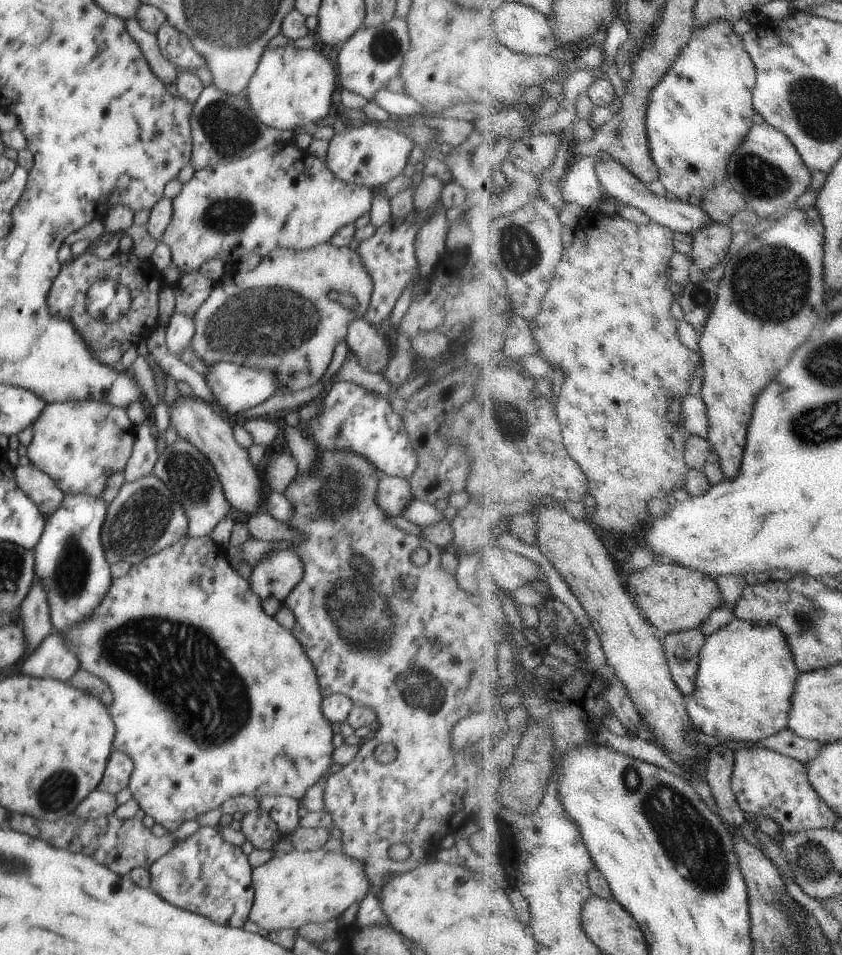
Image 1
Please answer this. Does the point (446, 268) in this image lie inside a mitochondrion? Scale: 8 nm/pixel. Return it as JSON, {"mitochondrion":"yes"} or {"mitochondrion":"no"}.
{"mitochondrion":"no"}

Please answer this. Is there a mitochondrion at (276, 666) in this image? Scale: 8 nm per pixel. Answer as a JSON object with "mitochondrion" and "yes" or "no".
{"mitochondrion":"no"}

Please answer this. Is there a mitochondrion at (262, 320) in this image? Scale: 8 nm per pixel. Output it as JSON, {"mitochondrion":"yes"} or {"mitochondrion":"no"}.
{"mitochondrion":"yes"}

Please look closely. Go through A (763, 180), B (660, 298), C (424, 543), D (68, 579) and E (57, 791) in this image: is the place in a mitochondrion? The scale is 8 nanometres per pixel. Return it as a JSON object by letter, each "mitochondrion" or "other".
{"A":"mitochondrion","B":"other","C":"other","D":"mitochondrion","E":"mitochondrion"}

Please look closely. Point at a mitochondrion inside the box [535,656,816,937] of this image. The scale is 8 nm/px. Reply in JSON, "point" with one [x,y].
{"point":[690,842]}

